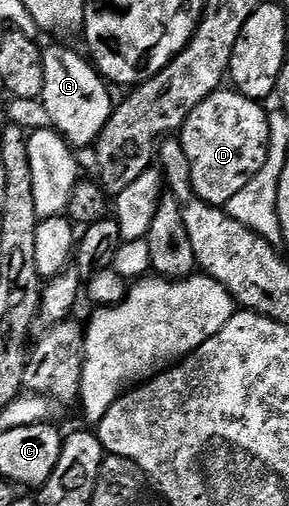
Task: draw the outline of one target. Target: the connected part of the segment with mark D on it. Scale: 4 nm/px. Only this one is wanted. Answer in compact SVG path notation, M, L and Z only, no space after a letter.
M222 88L207 96L181 125L179 140L183 144L183 152L187 152L187 164L191 164L191 184L197 195L207 200L207 204L224 208L231 196L240 192L252 180L255 172L263 168L269 147L269 114L261 106L264 105L260 101L238 94L236 89Z

